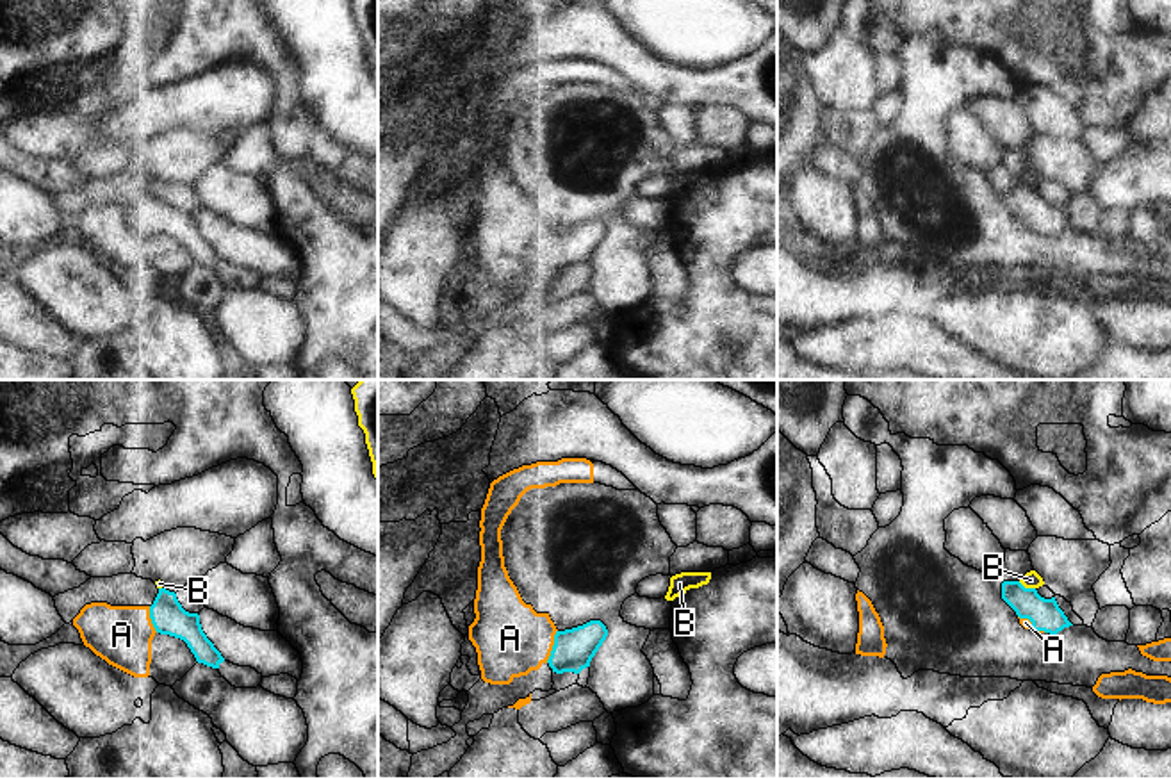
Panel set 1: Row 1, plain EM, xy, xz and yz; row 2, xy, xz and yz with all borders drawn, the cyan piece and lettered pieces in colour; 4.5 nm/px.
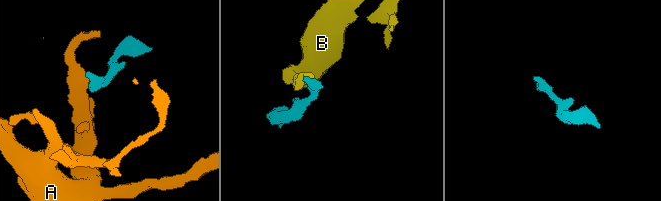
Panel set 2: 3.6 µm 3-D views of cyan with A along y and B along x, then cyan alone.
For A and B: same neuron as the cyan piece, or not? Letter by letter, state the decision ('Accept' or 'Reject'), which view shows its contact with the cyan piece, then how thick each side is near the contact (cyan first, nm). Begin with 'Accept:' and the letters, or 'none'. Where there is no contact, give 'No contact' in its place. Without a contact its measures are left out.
Accept: A
A: Accept. Touches cyan in xz. Thickness 190 nm (cyan) against 320 nm
B: Reject. Touches cyan in yz. Thickness 140 nm (cyan) against 80 nm

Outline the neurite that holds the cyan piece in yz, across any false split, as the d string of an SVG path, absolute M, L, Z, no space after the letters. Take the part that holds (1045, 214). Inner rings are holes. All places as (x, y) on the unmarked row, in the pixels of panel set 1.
M1003 182L1002 200L1016 212L1025 230L1057 235L1073 226L1055 198L1044 200L1036 189L1025 189L1020 182Z

